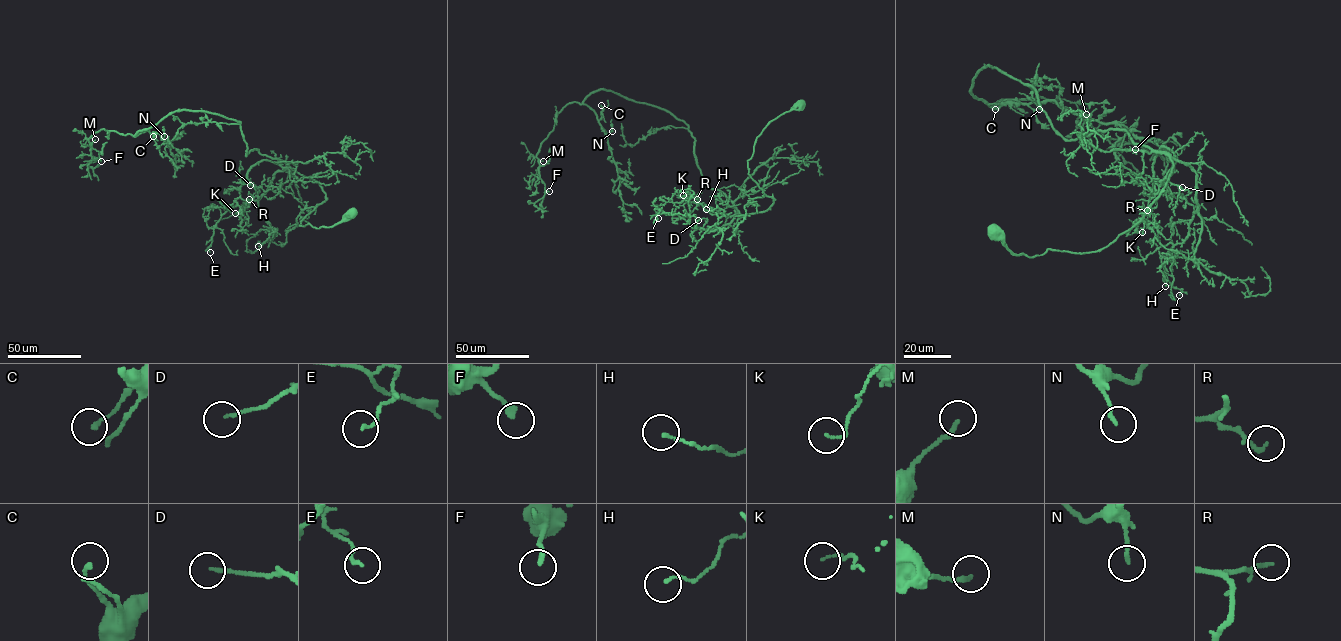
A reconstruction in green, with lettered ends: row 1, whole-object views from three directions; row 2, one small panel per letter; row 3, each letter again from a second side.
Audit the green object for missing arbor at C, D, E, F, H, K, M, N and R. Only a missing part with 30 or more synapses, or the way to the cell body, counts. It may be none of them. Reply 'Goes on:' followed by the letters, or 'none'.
Goes on: none

